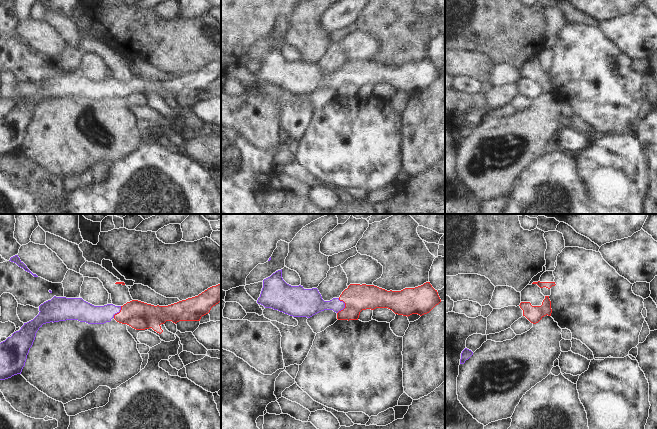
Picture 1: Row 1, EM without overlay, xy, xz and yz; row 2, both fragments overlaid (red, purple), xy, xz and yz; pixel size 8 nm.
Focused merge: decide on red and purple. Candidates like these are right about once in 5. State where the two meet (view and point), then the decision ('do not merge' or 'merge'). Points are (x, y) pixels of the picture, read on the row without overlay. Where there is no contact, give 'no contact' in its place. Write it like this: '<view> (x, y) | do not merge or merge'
xz (345, 82) | merge

